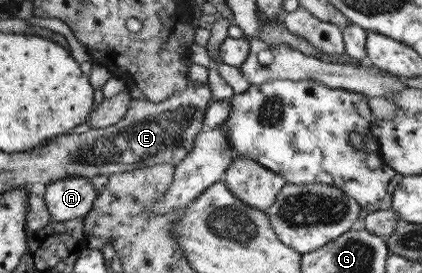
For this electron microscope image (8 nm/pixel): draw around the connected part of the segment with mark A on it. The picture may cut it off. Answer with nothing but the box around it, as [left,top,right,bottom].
[39,176,97,223]

